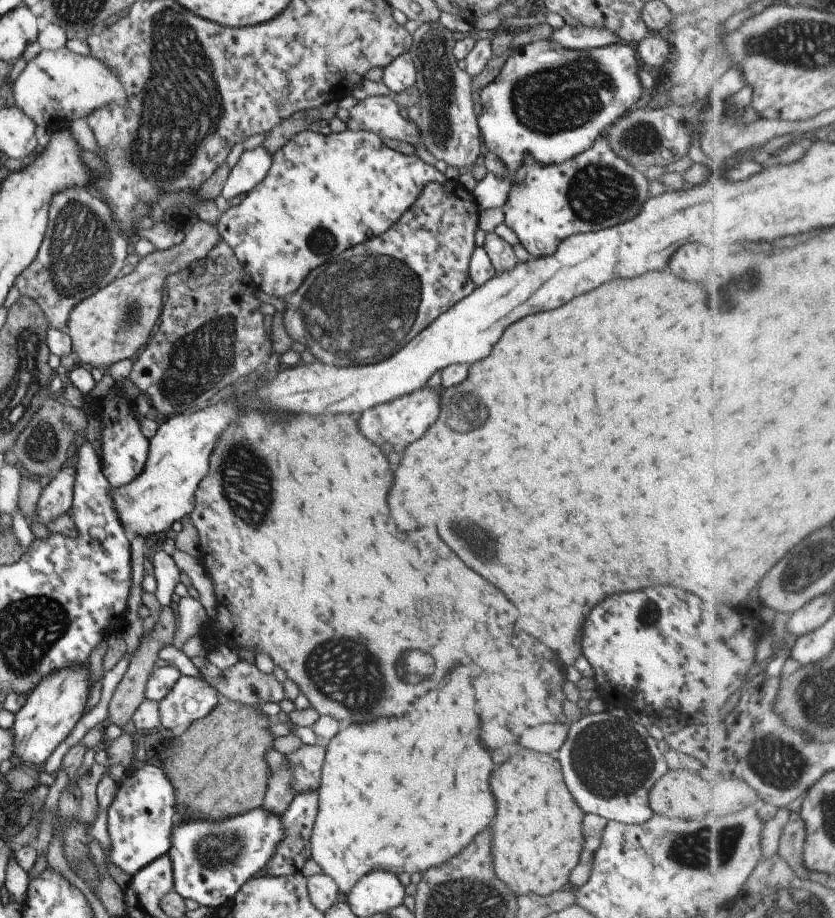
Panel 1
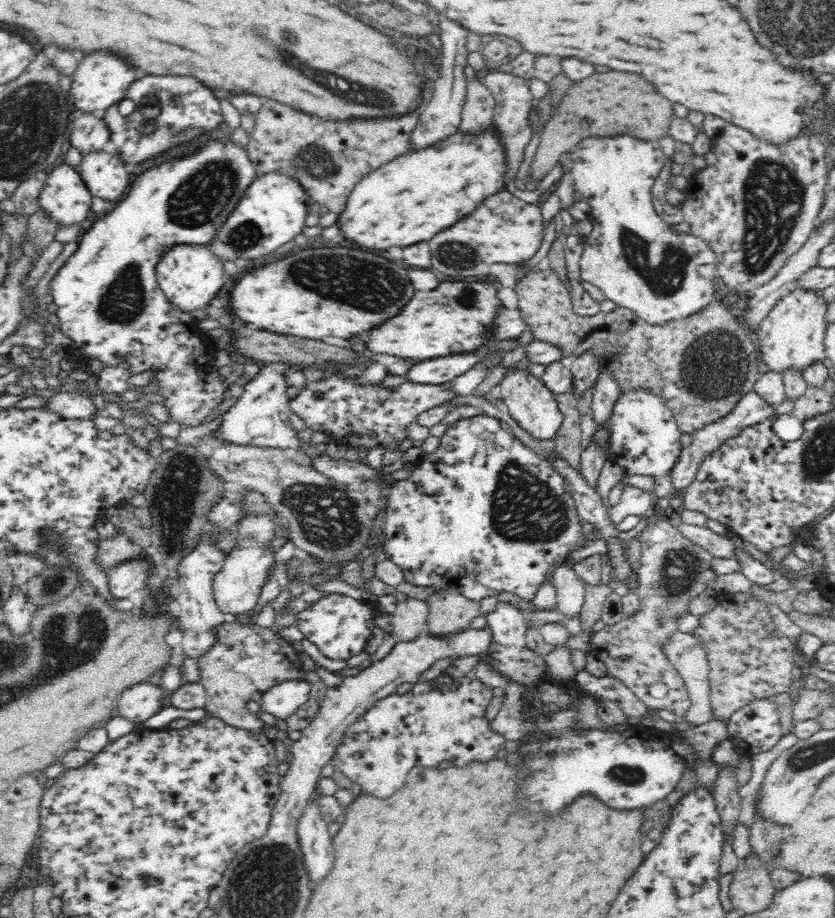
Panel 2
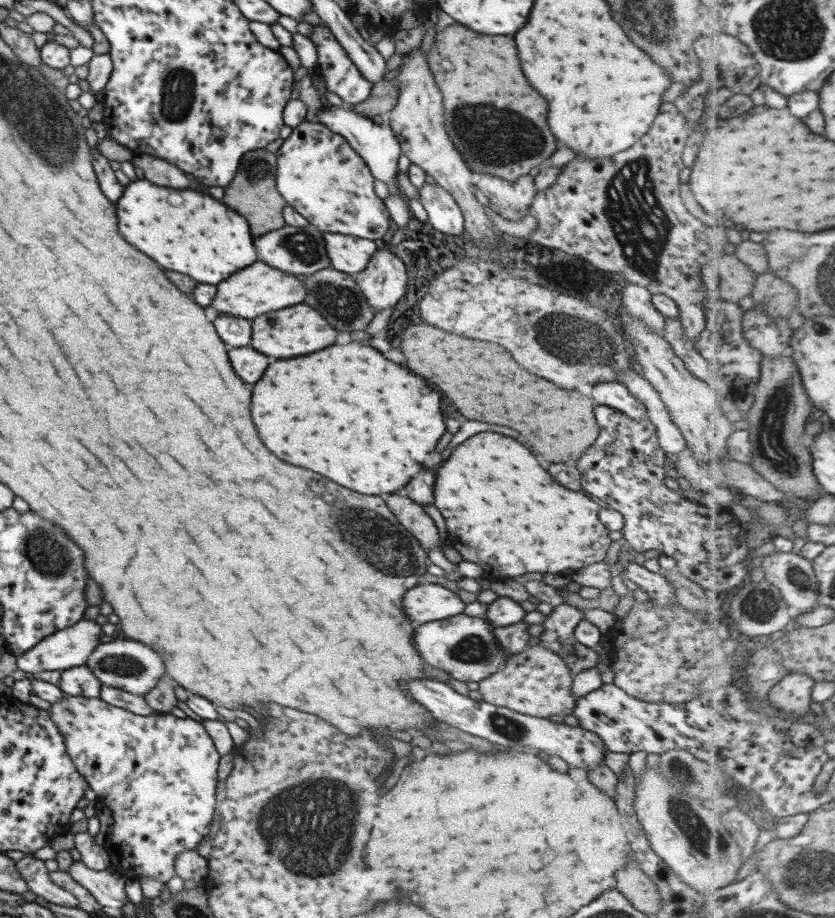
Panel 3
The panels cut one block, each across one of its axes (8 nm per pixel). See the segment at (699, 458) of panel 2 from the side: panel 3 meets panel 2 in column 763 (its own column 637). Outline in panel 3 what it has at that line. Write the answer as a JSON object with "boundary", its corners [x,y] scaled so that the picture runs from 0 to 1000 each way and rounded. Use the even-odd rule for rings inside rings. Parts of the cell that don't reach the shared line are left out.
{"boundary":[[[732,414],[732,416],[710,418],[708,423],[715,440],[731,442],[758,458],[774,455],[772,441],[756,431],[746,417]]]}

